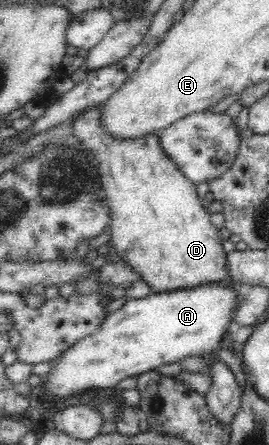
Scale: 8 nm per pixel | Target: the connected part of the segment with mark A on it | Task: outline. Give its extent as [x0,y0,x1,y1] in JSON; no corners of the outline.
[47,283,247,398]

